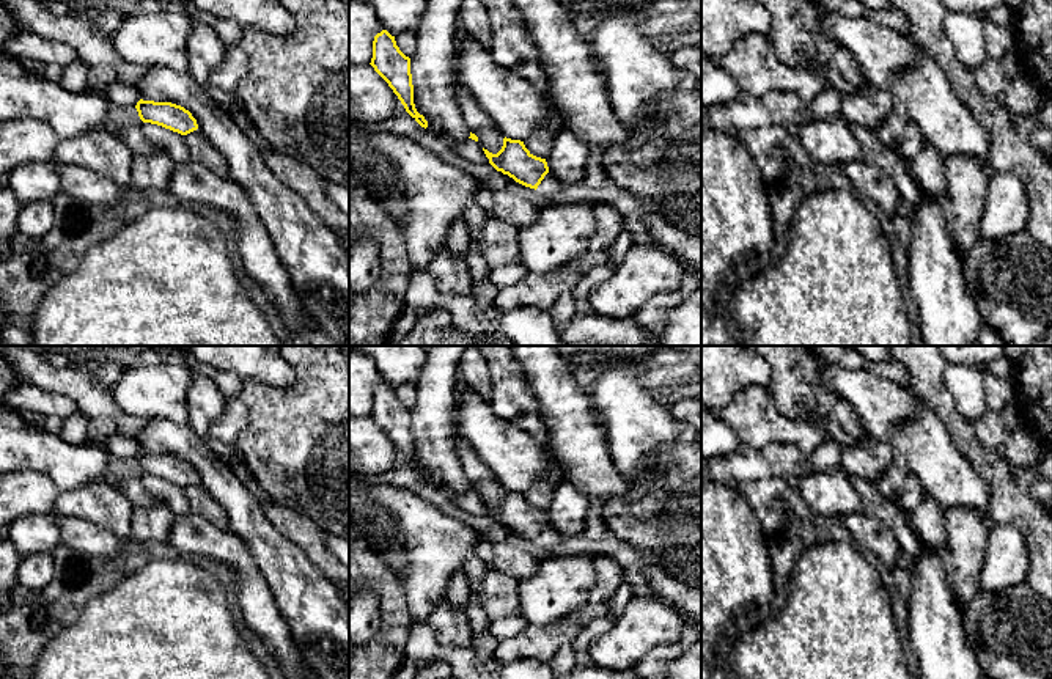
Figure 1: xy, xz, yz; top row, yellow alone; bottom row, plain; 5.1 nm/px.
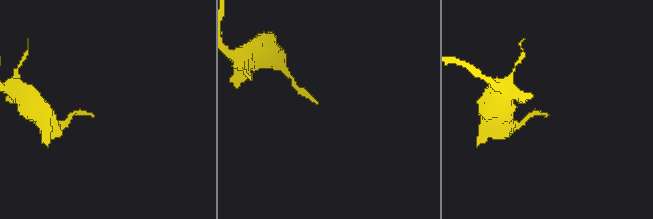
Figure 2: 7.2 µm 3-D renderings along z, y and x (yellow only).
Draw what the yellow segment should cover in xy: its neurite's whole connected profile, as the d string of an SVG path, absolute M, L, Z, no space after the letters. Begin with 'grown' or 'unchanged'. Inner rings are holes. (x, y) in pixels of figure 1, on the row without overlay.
unchanged | M140 451L135 457L143 475L151 475L187 487L198 481L197 472L189 462L171 454L154 454Z

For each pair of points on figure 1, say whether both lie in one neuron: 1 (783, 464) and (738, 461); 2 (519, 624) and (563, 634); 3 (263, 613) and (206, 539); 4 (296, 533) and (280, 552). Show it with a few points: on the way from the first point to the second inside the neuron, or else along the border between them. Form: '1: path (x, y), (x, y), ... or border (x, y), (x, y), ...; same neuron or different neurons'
1: path (772, 464), (749, 464); same neuron
2: border (529, 623), (519, 632), (499, 642); different neurons
3: path (253, 593), (249, 572), (227, 550); same neuron
4: border (264, 514), (316, 566); different neurons

